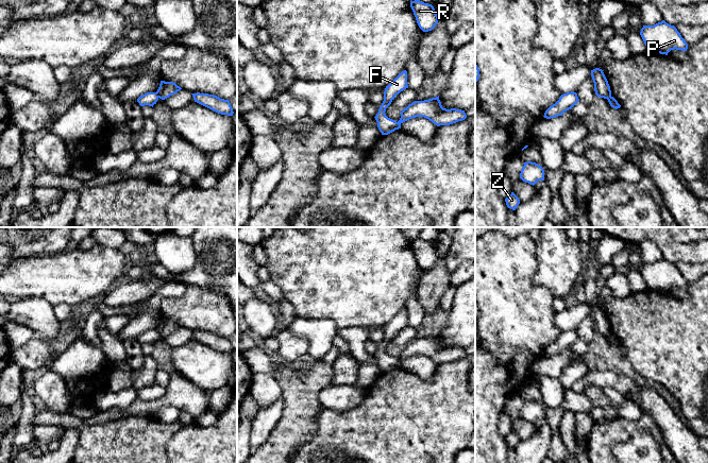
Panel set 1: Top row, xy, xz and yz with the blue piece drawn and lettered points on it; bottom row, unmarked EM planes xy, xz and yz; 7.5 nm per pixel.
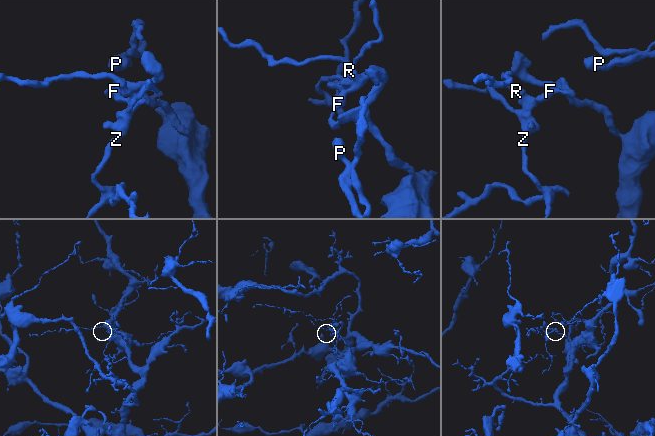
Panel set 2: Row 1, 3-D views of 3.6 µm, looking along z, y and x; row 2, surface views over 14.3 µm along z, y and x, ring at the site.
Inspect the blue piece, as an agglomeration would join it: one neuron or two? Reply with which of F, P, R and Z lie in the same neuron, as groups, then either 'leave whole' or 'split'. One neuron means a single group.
F R Z / P | split

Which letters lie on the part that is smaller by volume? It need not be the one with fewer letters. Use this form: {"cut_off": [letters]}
{"cut_off": ["F", "R", "Z"]}

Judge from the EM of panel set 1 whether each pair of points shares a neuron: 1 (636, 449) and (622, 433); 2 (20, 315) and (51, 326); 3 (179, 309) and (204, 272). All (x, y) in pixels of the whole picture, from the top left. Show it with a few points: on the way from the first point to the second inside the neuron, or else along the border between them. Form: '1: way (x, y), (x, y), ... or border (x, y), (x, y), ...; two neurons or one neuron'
1: border (653, 435), (637, 429), (610, 451); two neurons
2: way (28, 315), (36, 315), (44, 323); one neuron
3: border (187, 286), (205, 286), (220, 291); two neurons

